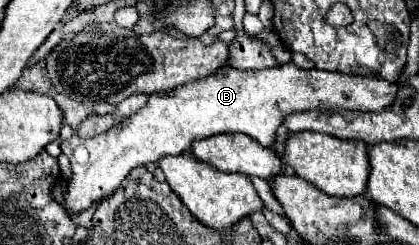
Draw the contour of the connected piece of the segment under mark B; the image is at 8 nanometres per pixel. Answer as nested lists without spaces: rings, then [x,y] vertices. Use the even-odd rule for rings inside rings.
[[[293,62],[275,66],[269,70],[231,70],[231,68],[221,68],[215,74],[189,82],[183,86],[177,86],[165,94],[151,94],[149,102],[135,112],[133,116],[125,118],[121,124],[113,126],[109,132],[95,136],[95,138],[79,138],[77,134],[69,140],[61,140],[61,150],[63,154],[71,160],[73,176],[69,178],[67,192],[63,196],[61,206],[67,210],[69,216],[75,216],[83,210],[87,210],[91,204],[97,204],[109,194],[115,194],[115,190],[121,186],[125,176],[135,170],[137,166],[145,166],[149,162],[157,164],[163,156],[169,154],[181,154],[189,148],[193,140],[199,138],[209,138],[213,134],[221,132],[243,132],[257,140],[261,146],[273,146],[275,132],[279,124],[285,120],[285,116],[295,114],[295,112],[309,112],[309,110],[361,110],[361,112],[381,112],[389,108],[389,104],[395,102],[397,92],[401,84],[399,82],[389,82],[377,76],[349,76],[341,72],[325,72],[325,70],[301,70]]]

